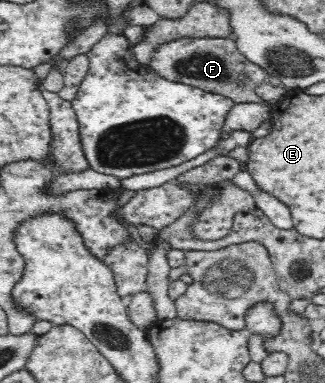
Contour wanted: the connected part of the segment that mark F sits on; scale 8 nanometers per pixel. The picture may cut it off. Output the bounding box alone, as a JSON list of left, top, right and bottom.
[148,37,269,104]

